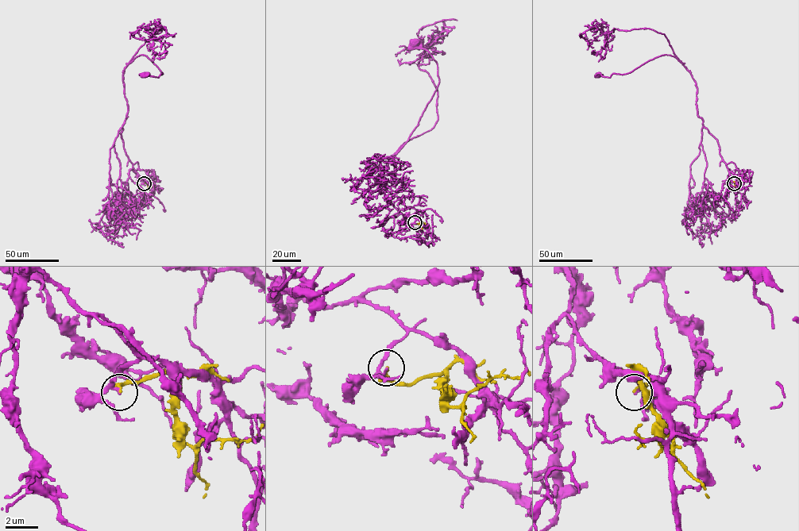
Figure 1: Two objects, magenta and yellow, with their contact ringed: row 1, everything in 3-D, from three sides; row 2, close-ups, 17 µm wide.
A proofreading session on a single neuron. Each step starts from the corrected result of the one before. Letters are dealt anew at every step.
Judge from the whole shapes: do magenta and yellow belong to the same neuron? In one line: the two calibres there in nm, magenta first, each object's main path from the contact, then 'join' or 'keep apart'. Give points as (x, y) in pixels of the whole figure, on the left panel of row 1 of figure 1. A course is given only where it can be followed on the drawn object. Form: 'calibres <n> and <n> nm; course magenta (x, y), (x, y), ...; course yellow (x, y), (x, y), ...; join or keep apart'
calibres 140 and 200 nm; course magenta (144, 183), (126, 153), (121, 133), (128, 105), (122, 71), (142, 54), (163, 73), (158, 77), (144, 75); course yellow (144, 183), (147, 182), (148, 186), (153, 185); keep apart

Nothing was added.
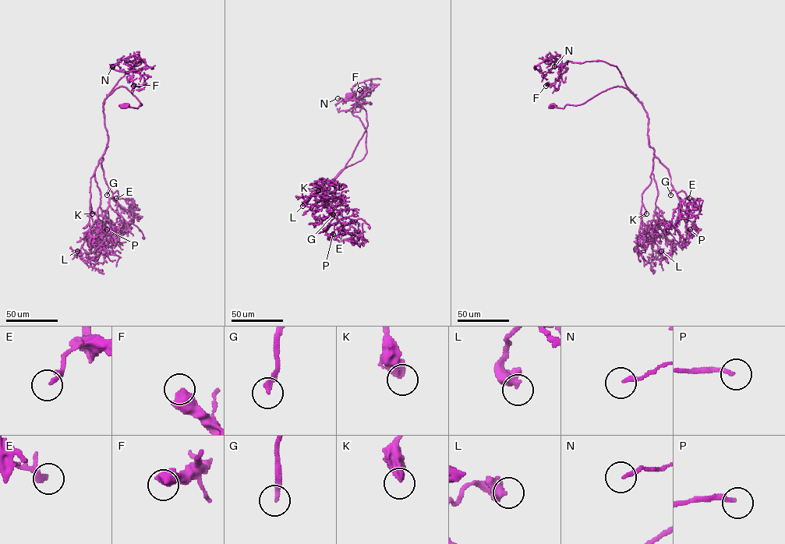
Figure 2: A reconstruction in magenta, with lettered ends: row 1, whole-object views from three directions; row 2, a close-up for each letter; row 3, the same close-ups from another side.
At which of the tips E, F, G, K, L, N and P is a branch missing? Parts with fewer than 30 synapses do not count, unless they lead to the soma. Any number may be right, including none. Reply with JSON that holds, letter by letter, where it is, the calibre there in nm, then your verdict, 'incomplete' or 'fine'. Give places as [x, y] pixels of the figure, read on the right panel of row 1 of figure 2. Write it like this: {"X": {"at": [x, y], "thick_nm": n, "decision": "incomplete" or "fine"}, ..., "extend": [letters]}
{"E": {"at": [689, 198], "thick_nm": 170, "decision": "incomplete"}, "F": {"at": [546, 86], "thick_nm": 550, "decision": "incomplete"}, "G": {"at": [670, 195], "thick_nm": 180, "decision": "incomplete"}, "K": {"at": [646, 213], "thick_nm": 360, "decision": "fine"}, "L": {"at": [661, 251], "thick_nm": 550, "decision": "fine"}, "N": {"at": [554, 66], "thick_nm": 180, "decision": "fine"}, "P": {"at": [690, 229], "thick_nm": 190, "decision": "incomplete"}, "extend": ["E", "F", "G", "P"]}

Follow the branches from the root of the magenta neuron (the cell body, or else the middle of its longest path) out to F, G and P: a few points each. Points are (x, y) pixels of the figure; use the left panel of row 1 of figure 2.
F: (123, 106), (137, 108), (142, 104), (125, 86), (109, 93), (140, 61), (126, 61), (133, 70), (133, 86)
G: (123, 106), (137, 108), (142, 104), (121, 86), (103, 107), (107, 143), (100, 164), (107, 195)
P: (123, 106), (142, 104), (121, 86), (103, 107), (107, 143), (101, 167), (112, 193), (100, 226), (107, 229)

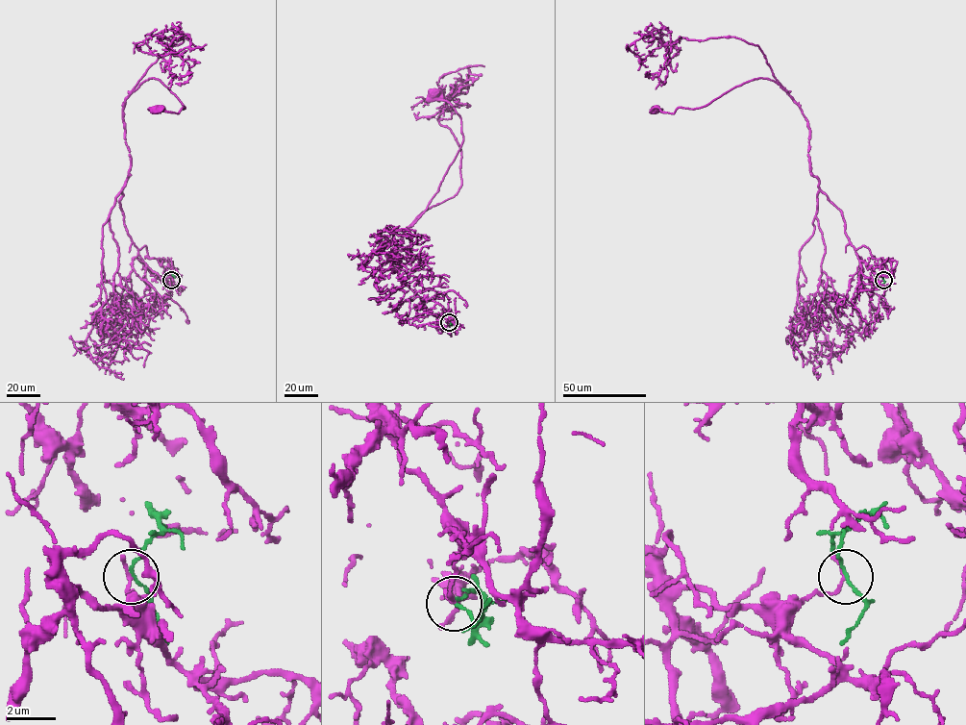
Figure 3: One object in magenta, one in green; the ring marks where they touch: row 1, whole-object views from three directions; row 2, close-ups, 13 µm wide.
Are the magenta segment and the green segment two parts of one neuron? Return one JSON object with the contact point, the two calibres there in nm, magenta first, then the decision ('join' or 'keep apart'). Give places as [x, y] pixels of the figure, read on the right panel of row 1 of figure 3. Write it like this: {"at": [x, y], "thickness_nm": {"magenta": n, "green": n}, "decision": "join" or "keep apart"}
{"at": [883, 280], "thickness_nm": {"magenta": 160, "green": 110}, "decision": "keep apart"}

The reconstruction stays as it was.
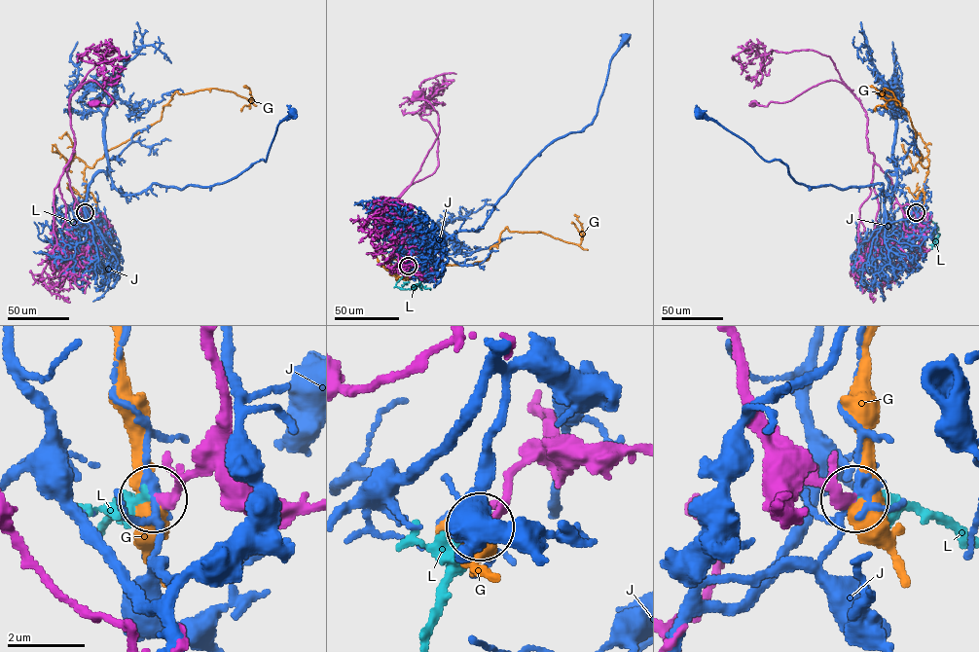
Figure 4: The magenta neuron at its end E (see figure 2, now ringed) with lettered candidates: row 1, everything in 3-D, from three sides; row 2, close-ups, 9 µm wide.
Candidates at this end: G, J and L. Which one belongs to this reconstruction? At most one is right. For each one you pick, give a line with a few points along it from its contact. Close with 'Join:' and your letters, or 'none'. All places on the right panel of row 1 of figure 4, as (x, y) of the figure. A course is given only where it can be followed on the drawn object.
L: course (916, 213), (936, 225), (938, 230), (934, 238), (938, 239), (938, 235)
Join: L

